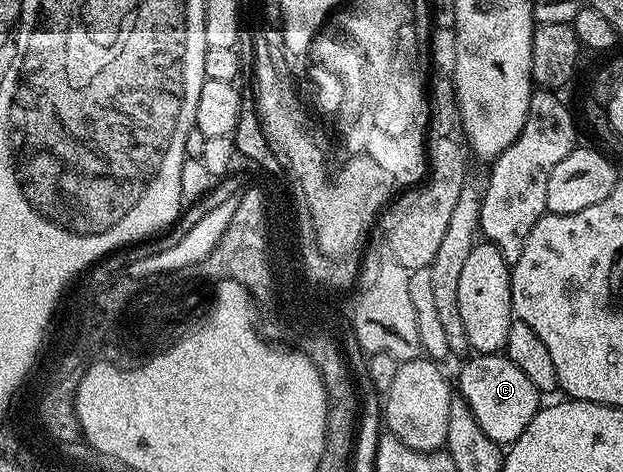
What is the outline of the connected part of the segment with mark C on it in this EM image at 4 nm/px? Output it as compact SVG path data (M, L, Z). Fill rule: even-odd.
M474 354L470 358L471 360L458 372L458 384L456 380L457 391L458 388L462 391L459 392L460 399L472 410L476 422L480 422L480 430L484 430L484 434L488 434L492 442L500 446L509 446L516 438L520 438L520 434L524 434L524 430L528 430L528 422L532 422L532 418L538 413L538 388L532 386L532 382L528 382L528 377L520 371L520 366L516 366L504 354Z

